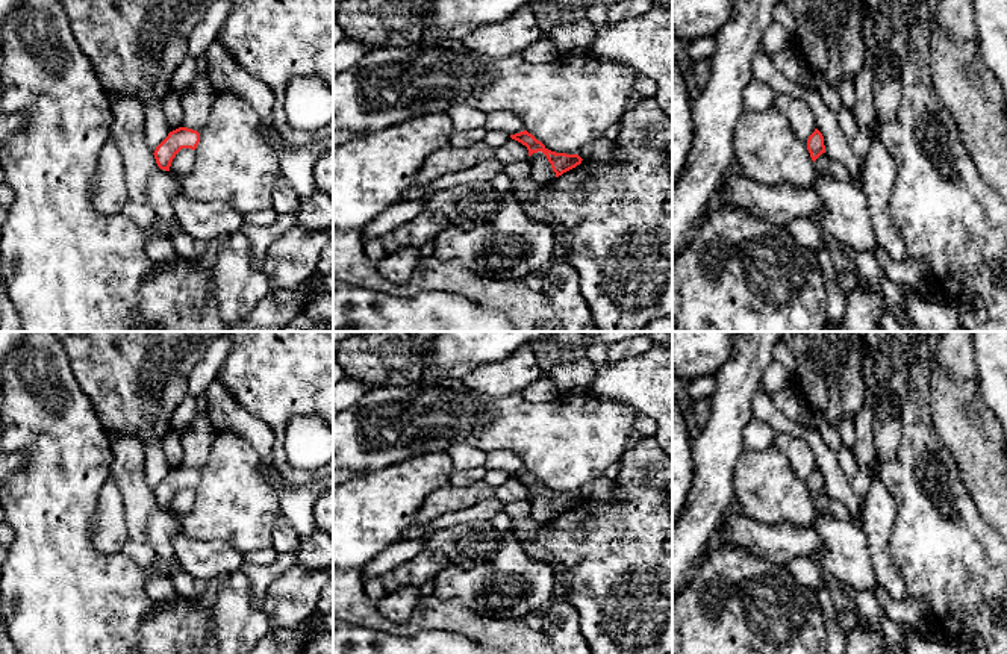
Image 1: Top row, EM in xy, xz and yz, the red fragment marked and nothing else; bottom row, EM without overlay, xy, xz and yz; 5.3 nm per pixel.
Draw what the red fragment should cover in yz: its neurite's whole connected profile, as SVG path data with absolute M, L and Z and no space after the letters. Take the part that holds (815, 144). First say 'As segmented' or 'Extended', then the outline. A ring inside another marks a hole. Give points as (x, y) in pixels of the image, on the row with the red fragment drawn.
As segmented. M818 129L809 136L807 150L813 162L825 153L824 136Z

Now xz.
As segmented. M527 130L510 135L510 138L525 145L528 150L528 156L532 156L533 153L542 151L547 156L548 162L551 164L551 168L556 173L556 177L575 168L583 160L578 154L556 153L548 150L541 141L538 141Z

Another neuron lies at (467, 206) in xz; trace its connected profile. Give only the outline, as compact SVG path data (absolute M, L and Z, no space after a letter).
M472 182L424 194L424 209L441 212L450 226L471 230L491 223L501 210L506 195L491 182Z

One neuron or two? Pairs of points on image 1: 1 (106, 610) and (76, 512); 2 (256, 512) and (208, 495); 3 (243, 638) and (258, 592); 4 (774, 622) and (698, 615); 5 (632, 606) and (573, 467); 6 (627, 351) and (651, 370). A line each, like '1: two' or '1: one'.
1: one
2: one
3: two
4: one
5: two
6: two

